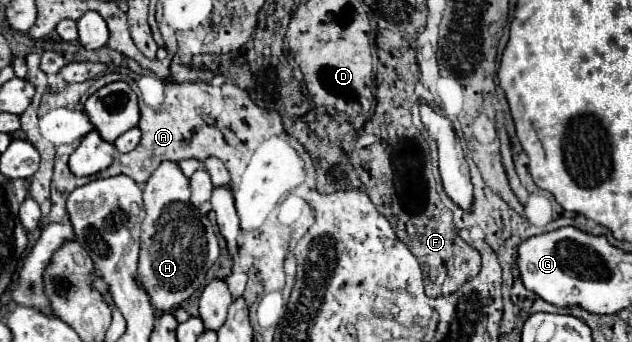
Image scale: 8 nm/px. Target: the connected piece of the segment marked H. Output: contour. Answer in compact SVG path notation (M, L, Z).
M169 160L161 162L159 168L149 176L145 190L143 190L143 204L145 204L145 220L141 224L141 256L139 256L139 280L143 288L151 294L153 304L161 312L173 312L181 306L187 298L191 298L205 282L205 276L213 262L219 258L219 242L209 218L191 204L191 190L189 178L181 172L179 164Z

